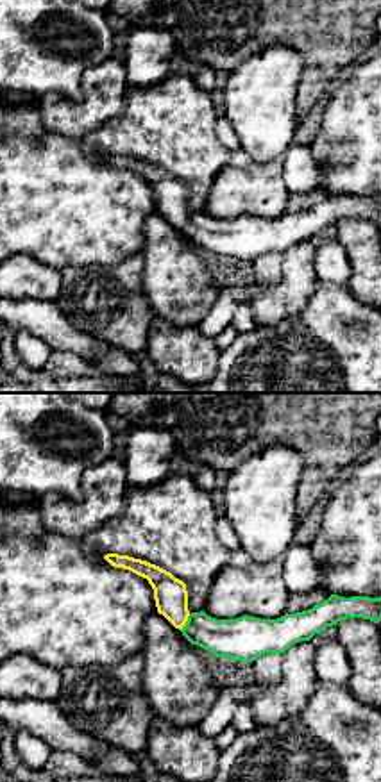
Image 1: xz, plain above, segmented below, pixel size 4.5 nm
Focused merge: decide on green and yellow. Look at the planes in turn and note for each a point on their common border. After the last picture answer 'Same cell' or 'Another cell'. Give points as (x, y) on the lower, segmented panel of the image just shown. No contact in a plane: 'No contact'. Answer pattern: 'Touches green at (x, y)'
Touches green at (186, 622)

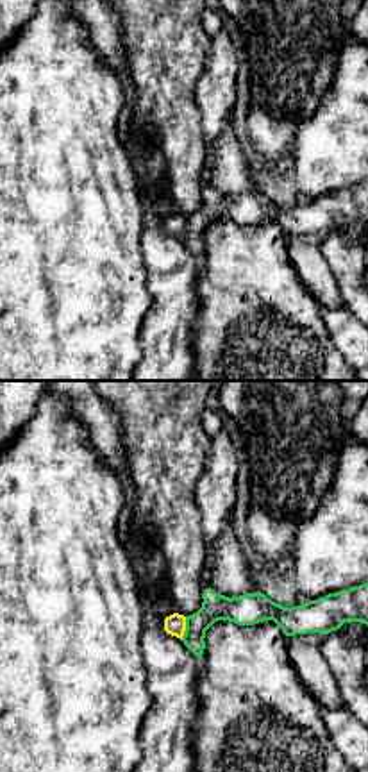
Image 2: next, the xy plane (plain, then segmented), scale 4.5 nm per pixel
Touches green at (186, 628)

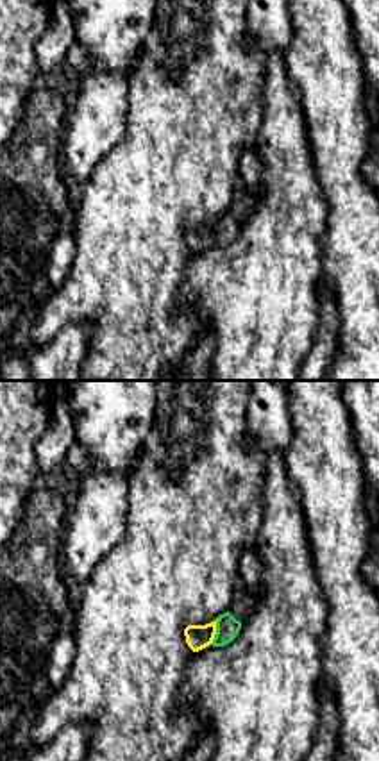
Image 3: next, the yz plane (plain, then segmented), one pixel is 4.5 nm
Touches green at (217, 631)

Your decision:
Same cell

